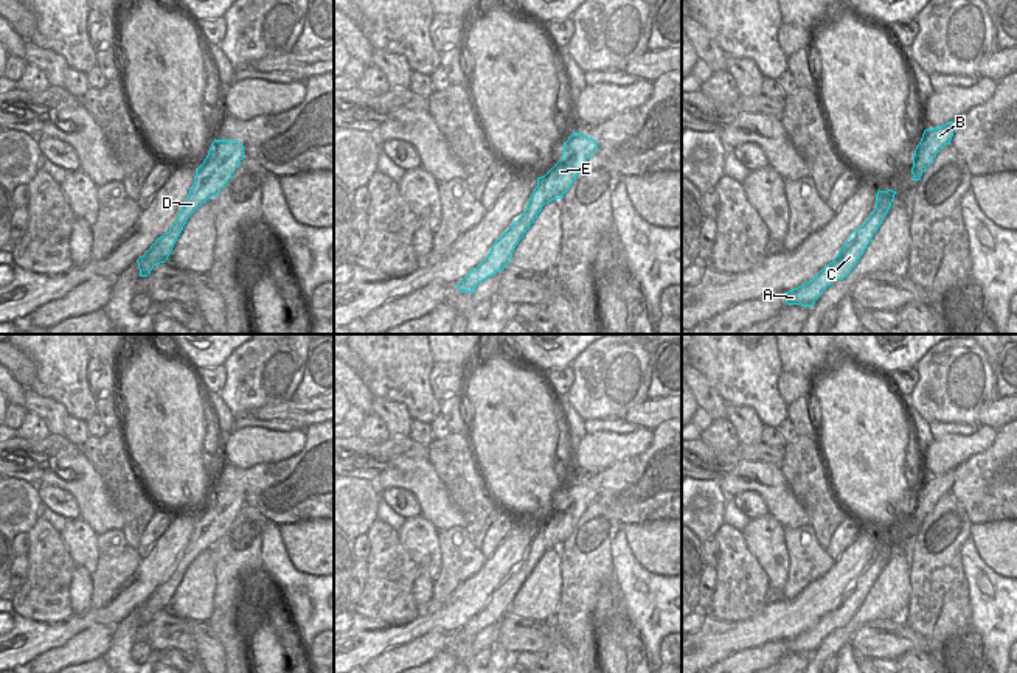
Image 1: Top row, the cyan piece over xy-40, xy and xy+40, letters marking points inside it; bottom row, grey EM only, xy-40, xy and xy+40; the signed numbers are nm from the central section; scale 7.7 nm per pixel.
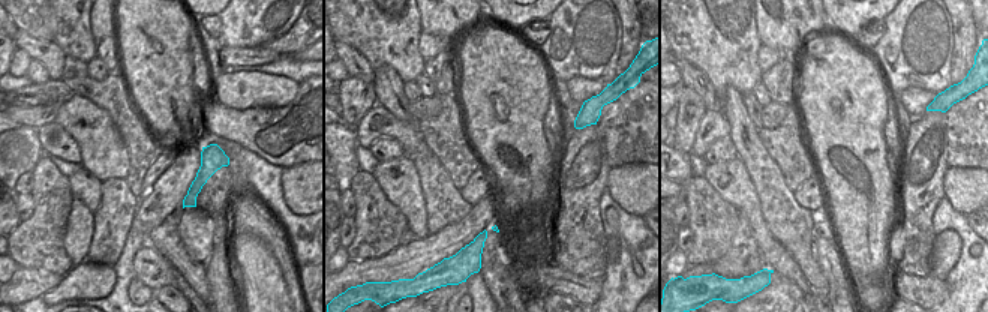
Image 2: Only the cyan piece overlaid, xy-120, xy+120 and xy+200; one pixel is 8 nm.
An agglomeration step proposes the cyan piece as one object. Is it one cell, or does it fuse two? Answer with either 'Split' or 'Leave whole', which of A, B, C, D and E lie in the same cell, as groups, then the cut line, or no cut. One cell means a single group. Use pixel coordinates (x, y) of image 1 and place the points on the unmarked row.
Leave whole. Groups: A B C D E. No split.

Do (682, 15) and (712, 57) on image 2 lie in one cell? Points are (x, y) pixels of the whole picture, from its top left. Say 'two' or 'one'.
one

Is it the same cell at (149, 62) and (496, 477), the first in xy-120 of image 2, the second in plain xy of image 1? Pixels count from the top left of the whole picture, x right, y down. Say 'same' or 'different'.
same

